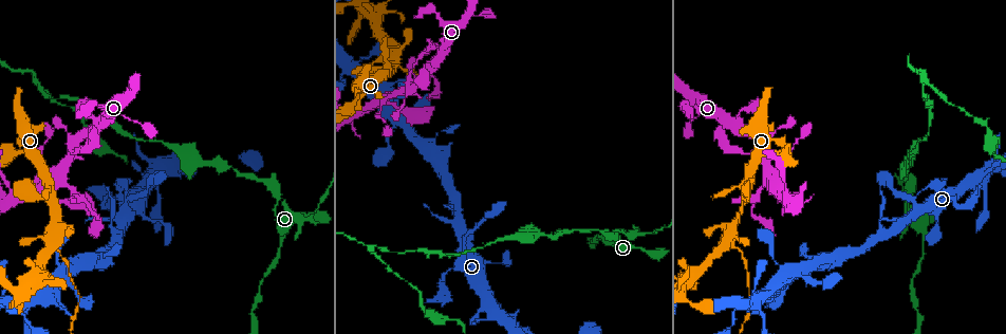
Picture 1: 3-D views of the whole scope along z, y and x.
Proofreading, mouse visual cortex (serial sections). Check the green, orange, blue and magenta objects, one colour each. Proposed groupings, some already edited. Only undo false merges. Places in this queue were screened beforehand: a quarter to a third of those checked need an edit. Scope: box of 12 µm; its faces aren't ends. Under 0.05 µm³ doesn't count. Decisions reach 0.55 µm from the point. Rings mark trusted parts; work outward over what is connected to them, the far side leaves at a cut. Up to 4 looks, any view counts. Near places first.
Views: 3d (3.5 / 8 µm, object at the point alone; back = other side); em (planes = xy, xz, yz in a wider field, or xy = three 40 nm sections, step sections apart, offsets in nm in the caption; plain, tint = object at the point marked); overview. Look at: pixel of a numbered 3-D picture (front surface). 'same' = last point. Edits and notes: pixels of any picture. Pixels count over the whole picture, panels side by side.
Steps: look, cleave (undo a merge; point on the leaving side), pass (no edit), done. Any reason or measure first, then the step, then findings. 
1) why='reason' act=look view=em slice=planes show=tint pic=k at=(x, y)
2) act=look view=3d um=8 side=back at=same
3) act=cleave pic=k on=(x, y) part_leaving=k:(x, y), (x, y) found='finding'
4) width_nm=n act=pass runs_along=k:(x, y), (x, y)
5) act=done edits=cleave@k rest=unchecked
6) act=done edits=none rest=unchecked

why='sudden change in width' act=look view=3d um=3.5 pic=1 at=(51, 197)

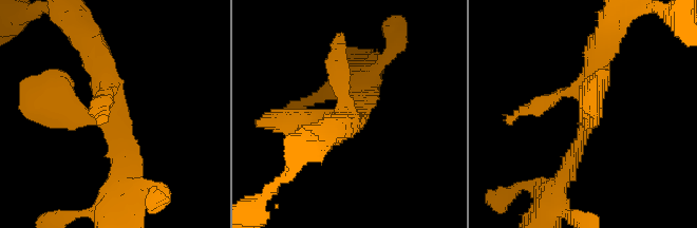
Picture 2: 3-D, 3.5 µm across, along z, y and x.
act=pass runs_along=2:(94, 52), (116, 103), (130, 175) found='continuous, no second cell'

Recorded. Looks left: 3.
act=look view=3d um=3.5 pic=1 at=(21, 303)

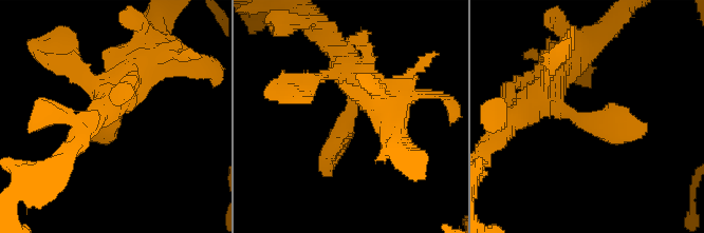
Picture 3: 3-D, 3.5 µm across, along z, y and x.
arms=3 arm_widths_nm=200,300,500 act=look view=em slice=xy step=5 show=tint pic=3 at=(575, 114)

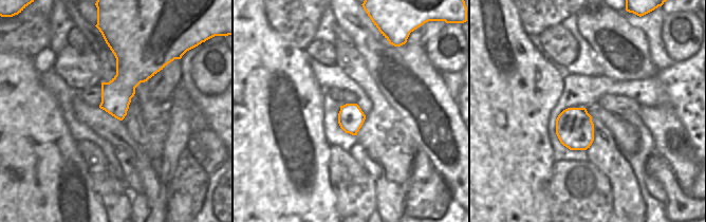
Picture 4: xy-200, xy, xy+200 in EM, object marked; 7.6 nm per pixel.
act=pass runs_along=3:(562, 65), (547, 89), (560, 111), (630, 131) found='all the same cell'

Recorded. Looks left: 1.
act=done edits=none rest=unchecked

